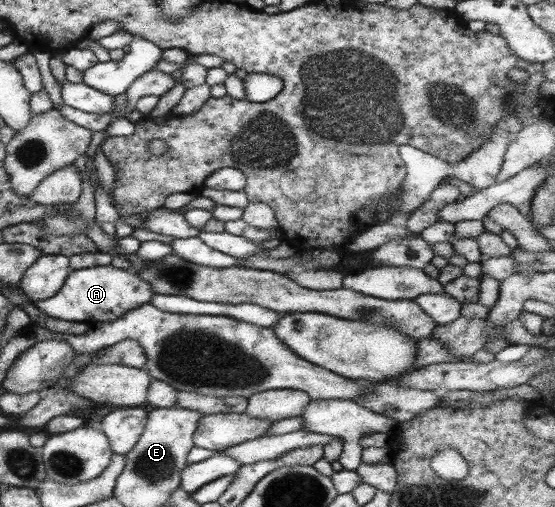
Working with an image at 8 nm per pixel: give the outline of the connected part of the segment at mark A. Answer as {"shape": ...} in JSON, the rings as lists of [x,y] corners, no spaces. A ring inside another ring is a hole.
{"shape":[[[110,265],[91,266],[71,271],[59,292],[49,299],[35,301],[33,304],[49,319],[90,324],[112,322],[125,312],[148,304],[153,294],[151,286],[130,270],[121,270]]]}

